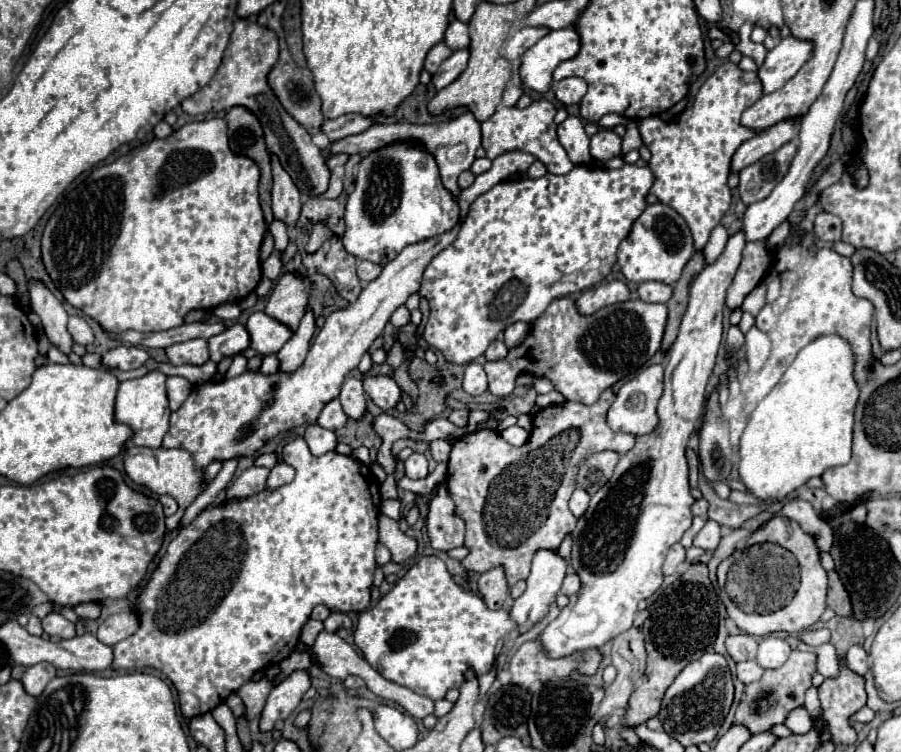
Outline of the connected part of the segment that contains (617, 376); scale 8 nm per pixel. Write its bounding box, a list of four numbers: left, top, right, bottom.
[491,299,665,405]

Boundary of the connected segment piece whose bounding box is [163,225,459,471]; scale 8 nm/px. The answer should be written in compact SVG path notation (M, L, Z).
M459 225L443 235L407 245L391 263L383 267L381 275L361 291L355 303L327 317L323 329L313 339L307 359L297 371L277 371L273 375L245 371L235 379L195 385L187 401L175 413L171 413L171 427L163 437L163 447L189 451L195 461L195 469L203 471L213 461L251 457L279 433L303 423L313 423L321 409L339 395L343 379L357 369L361 357L379 337L393 311L403 305L409 295L419 291L421 277L429 261L439 251L449 247L457 233Z

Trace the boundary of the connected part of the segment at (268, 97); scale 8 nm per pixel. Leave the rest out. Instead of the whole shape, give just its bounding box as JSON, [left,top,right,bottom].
[181,19,331,197]

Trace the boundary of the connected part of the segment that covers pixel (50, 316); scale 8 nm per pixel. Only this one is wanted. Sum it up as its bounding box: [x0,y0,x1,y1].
[29,281,73,355]

